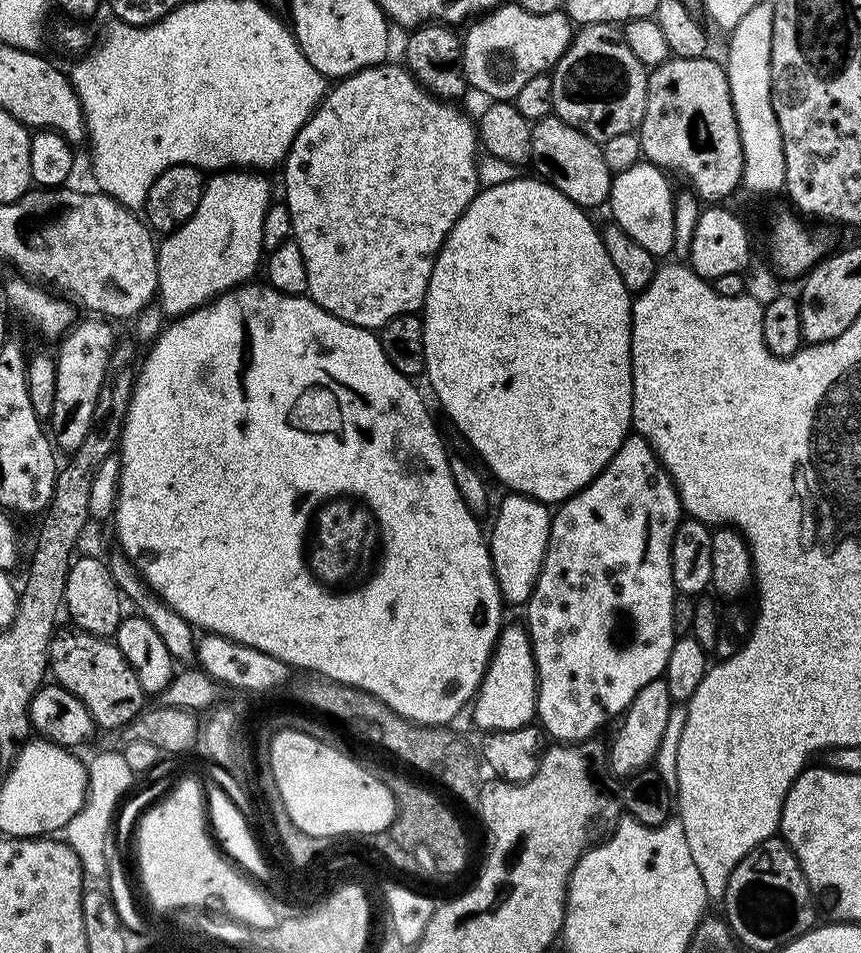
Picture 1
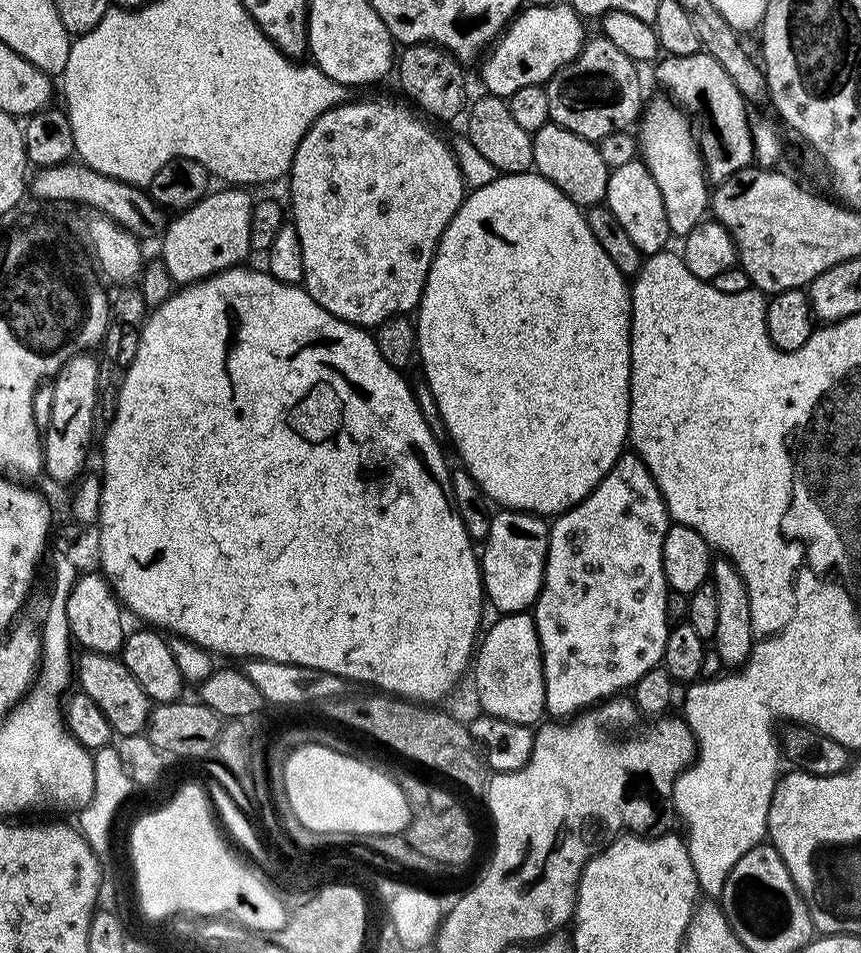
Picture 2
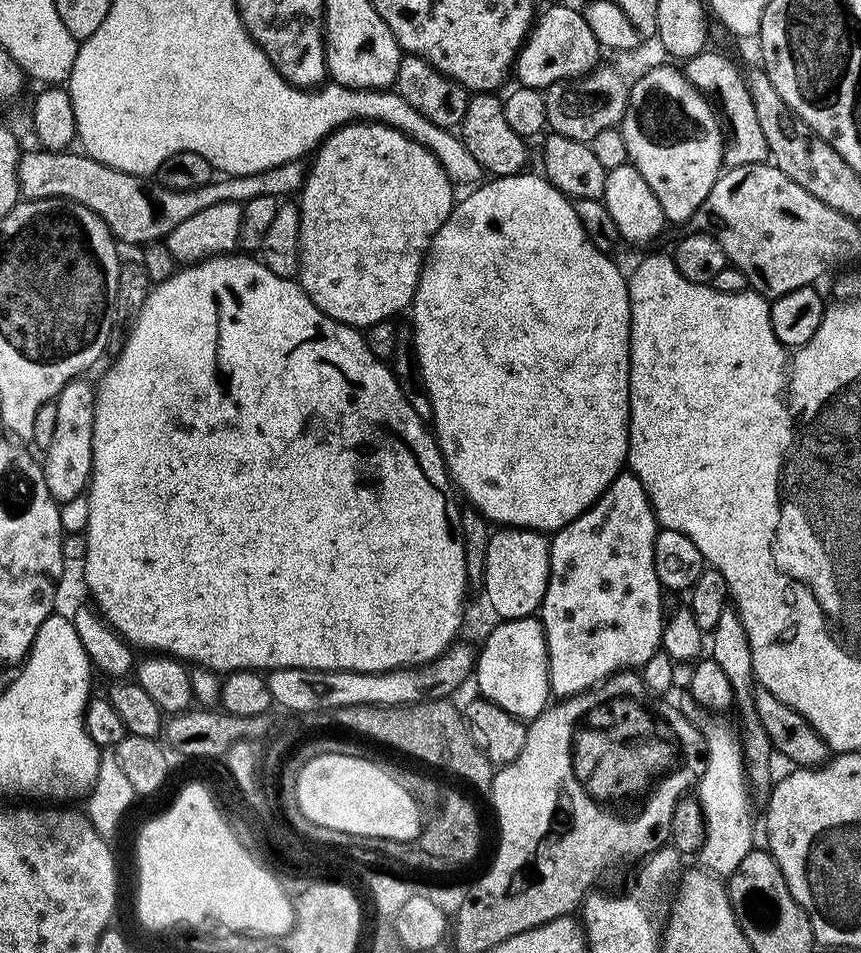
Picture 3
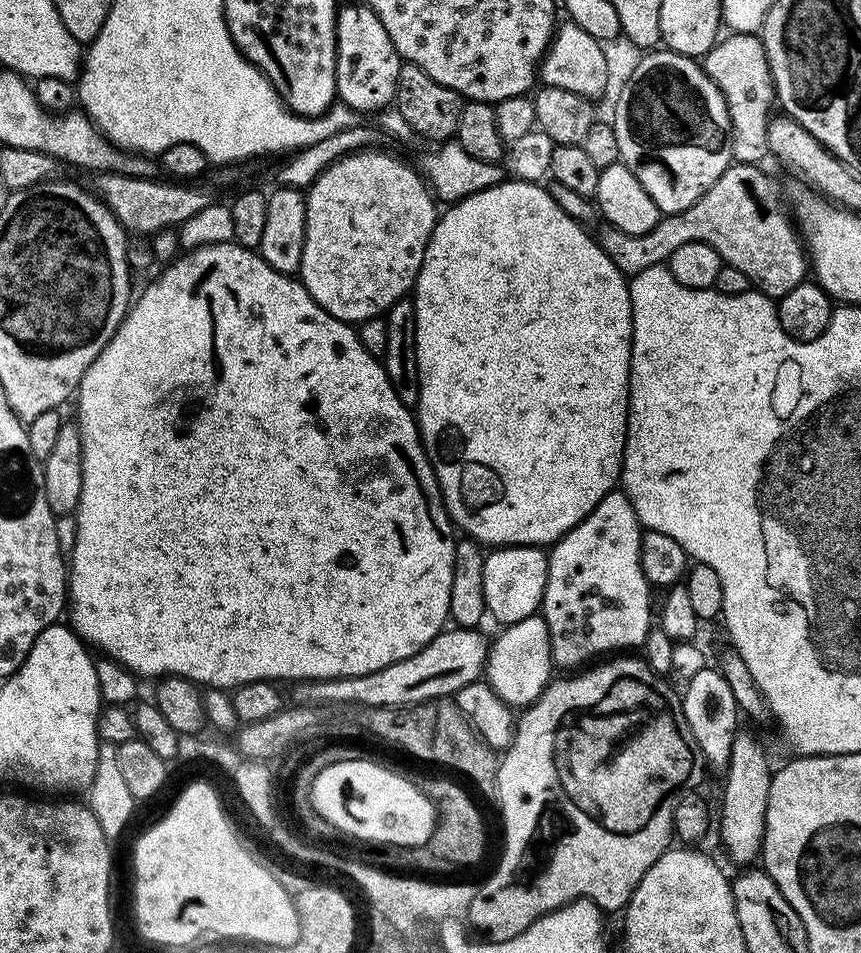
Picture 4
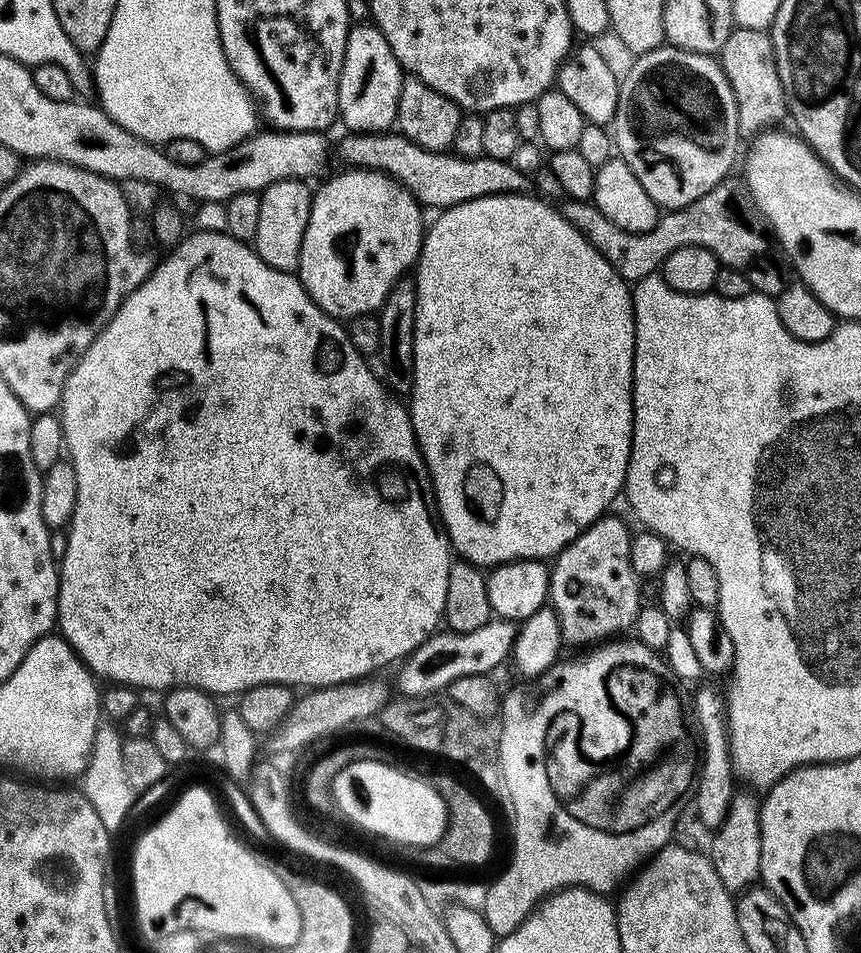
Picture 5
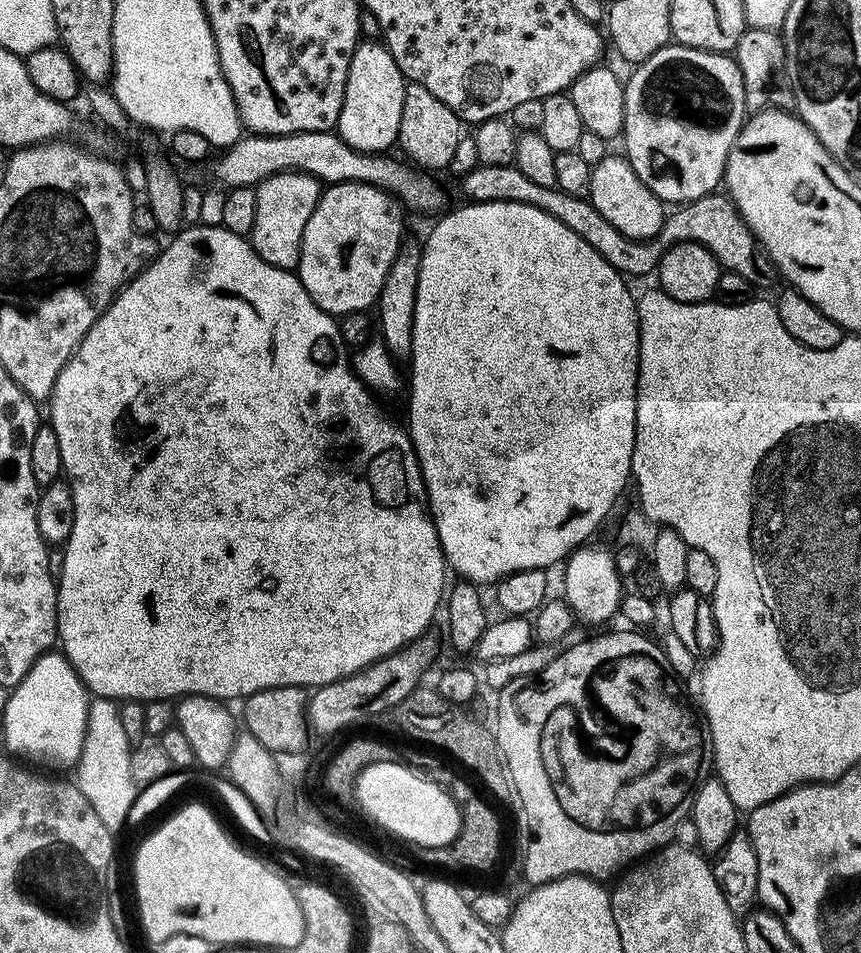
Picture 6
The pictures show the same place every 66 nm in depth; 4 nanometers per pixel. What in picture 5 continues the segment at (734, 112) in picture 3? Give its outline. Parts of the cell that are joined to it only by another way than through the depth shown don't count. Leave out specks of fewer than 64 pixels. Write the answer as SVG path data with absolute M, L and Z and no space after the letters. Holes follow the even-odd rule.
M733 27L726 46L718 54L720 69L726 74L734 90L738 106L738 126L744 138L755 138L771 129L780 119L788 116L788 99L784 97L782 78L778 78L778 62L771 35L765 30Z

